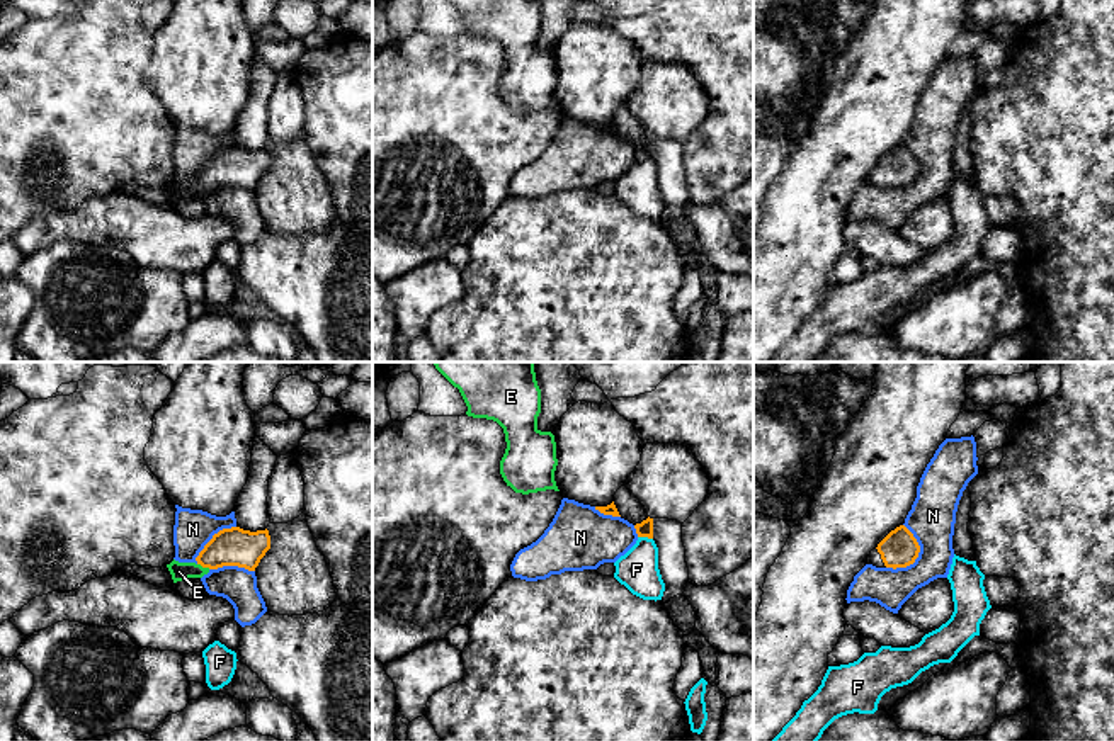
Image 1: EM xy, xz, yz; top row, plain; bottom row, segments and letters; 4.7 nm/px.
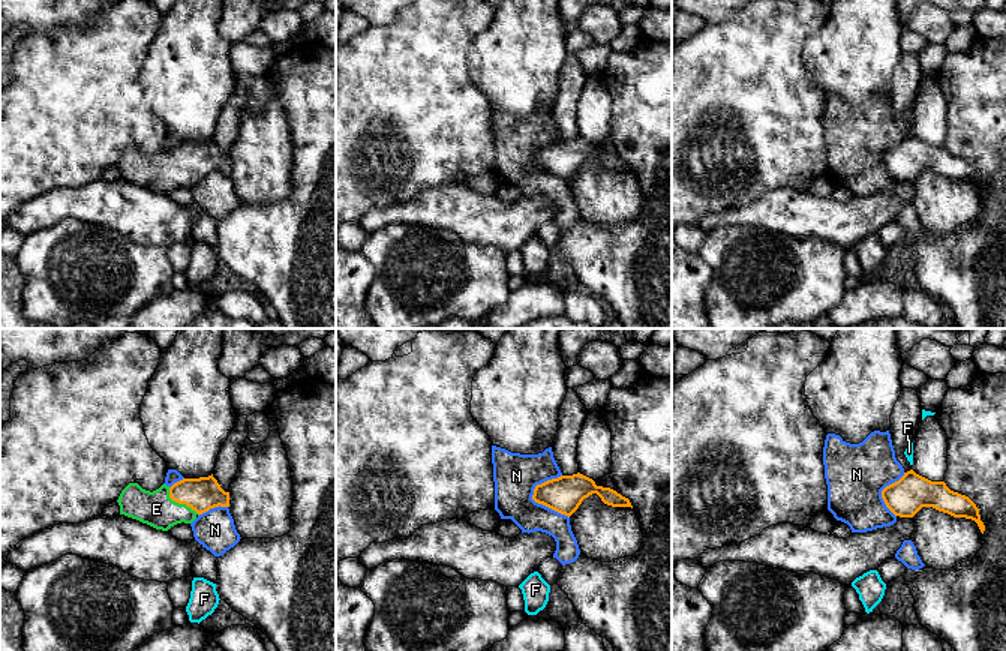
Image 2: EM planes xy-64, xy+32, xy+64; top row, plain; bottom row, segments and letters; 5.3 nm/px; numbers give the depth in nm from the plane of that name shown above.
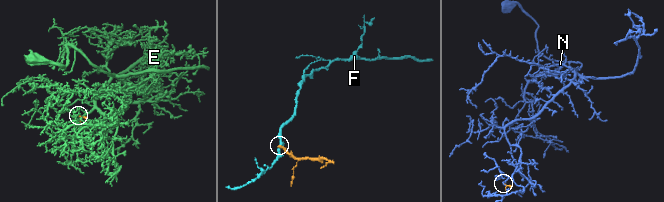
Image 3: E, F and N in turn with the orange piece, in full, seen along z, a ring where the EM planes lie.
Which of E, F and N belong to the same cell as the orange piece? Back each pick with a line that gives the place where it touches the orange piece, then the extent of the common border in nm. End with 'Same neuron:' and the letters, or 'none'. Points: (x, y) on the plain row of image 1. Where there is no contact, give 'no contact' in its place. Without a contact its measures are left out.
E: xy (204, 186) | 70 nm
Same neuron: E

